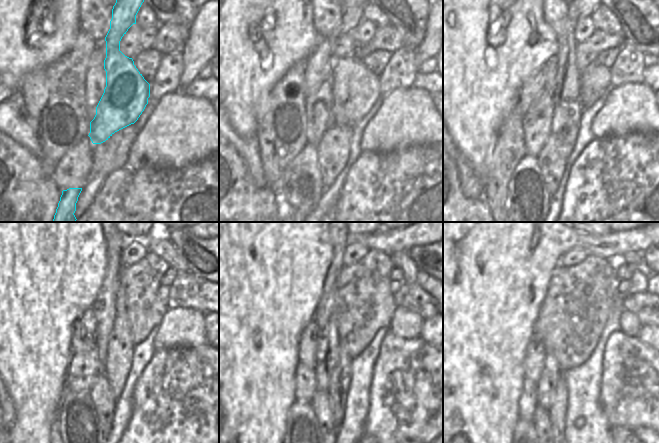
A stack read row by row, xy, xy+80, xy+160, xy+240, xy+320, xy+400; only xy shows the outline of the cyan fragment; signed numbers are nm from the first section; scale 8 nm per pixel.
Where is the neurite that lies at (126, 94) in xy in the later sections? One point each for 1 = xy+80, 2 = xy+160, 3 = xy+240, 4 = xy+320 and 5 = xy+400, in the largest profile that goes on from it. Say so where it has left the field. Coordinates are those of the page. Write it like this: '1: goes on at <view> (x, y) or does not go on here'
1: goes on at xy+80 (355, 89)
2: goes on at xy+160 (595, 79)
3: goes on at xy+240 (163, 291)
4: goes on at xy+320 (394, 286)
5: goes on at xy+400 (624, 285)

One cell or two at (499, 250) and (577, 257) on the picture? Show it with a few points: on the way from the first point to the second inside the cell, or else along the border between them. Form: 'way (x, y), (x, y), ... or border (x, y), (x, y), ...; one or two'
border (585, 250), (571, 248), (560, 259), (559, 263); two

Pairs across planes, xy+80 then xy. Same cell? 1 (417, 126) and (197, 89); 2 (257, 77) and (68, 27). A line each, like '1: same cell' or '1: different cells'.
1: different cells
2: same cell

